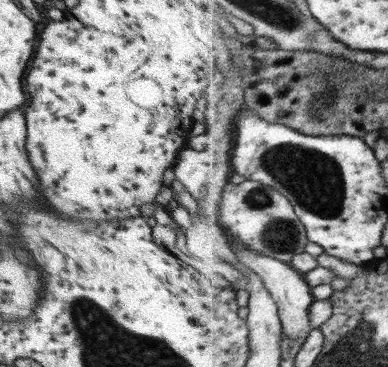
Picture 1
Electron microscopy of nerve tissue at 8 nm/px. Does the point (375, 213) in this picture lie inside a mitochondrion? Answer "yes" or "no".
no

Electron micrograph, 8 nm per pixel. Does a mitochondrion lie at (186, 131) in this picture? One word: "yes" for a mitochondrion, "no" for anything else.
no

